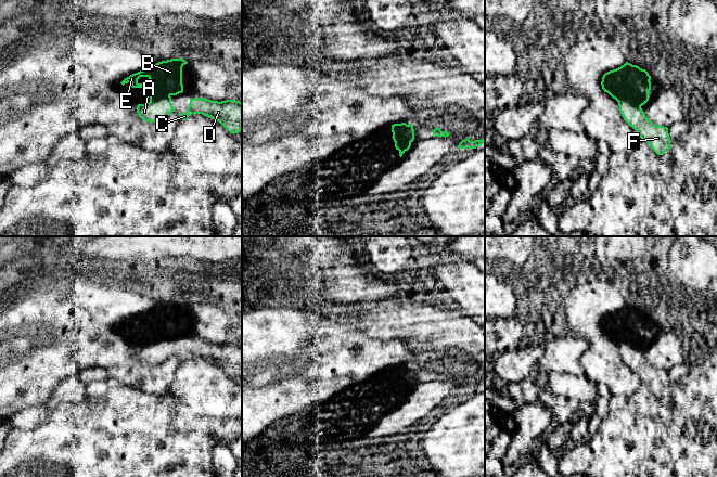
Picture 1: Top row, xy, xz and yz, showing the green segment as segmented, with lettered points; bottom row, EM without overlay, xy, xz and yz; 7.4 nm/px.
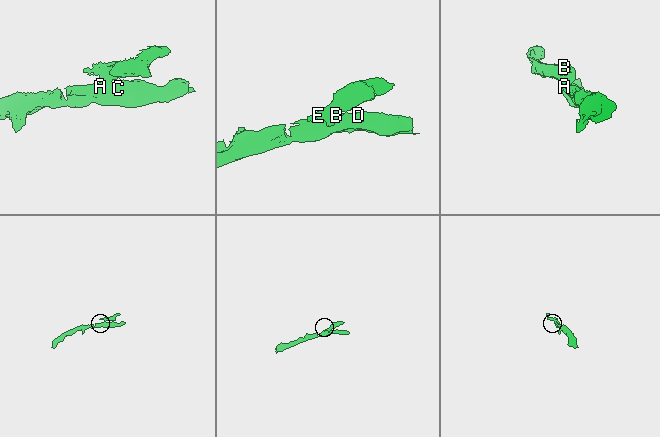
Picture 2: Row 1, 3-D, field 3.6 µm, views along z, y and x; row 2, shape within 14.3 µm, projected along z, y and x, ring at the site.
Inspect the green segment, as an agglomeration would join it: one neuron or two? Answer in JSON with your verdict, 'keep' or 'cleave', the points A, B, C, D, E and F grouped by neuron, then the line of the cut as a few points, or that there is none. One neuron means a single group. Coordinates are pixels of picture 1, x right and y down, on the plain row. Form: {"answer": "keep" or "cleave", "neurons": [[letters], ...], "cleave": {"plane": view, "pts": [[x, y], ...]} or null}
{"answer": "cleave", "neurons": [["A", "C", "D", "F"], ["B", "E"]], "cleave": {"plane": "yz", "pts": [[618, 344], [628, 342], [640, 349]]}}

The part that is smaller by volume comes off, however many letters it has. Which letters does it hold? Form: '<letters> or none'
B, E

